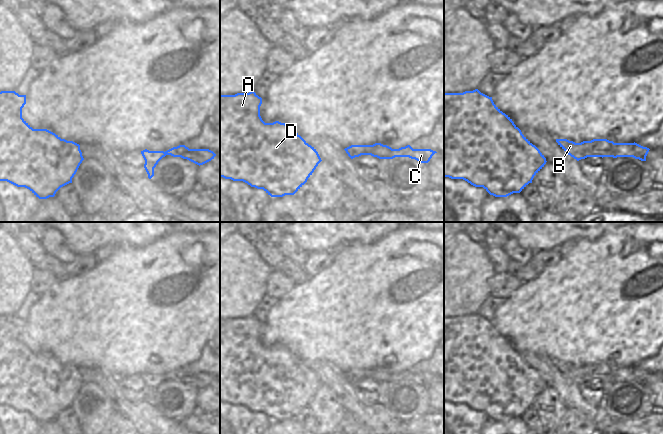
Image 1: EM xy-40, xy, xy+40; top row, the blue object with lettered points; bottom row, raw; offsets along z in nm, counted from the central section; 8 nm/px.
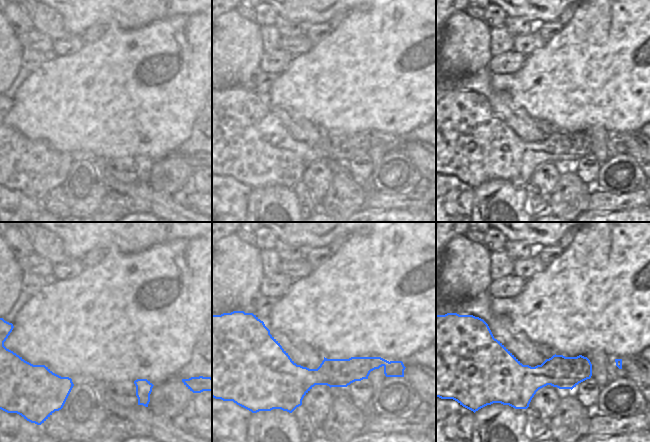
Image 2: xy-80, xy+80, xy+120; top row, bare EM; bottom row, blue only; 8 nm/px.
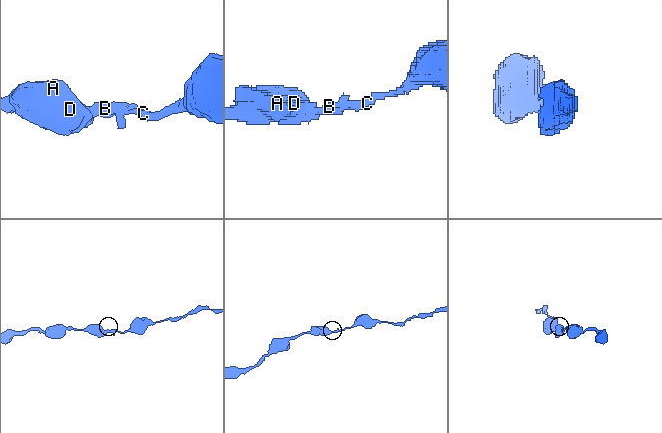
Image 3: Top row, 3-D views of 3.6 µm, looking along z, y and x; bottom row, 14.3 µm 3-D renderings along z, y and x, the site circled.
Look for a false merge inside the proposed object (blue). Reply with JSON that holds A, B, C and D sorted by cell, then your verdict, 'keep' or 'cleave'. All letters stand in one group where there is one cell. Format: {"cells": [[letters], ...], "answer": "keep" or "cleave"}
{"cells": [["A", "B", "C", "D"]], "answer": "keep"}

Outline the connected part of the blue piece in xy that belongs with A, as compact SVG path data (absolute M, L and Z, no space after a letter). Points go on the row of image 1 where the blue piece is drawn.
M254 91L235 95L220 94L220 177L243 181L263 189L271 197L294 195L322 161L314 147L285 123L265 123L260 116L262 98Z

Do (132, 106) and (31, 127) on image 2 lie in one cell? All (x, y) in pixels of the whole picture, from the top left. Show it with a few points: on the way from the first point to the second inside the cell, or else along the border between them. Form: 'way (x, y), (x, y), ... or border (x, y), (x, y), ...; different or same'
way (107, 106), (56, 106); same

